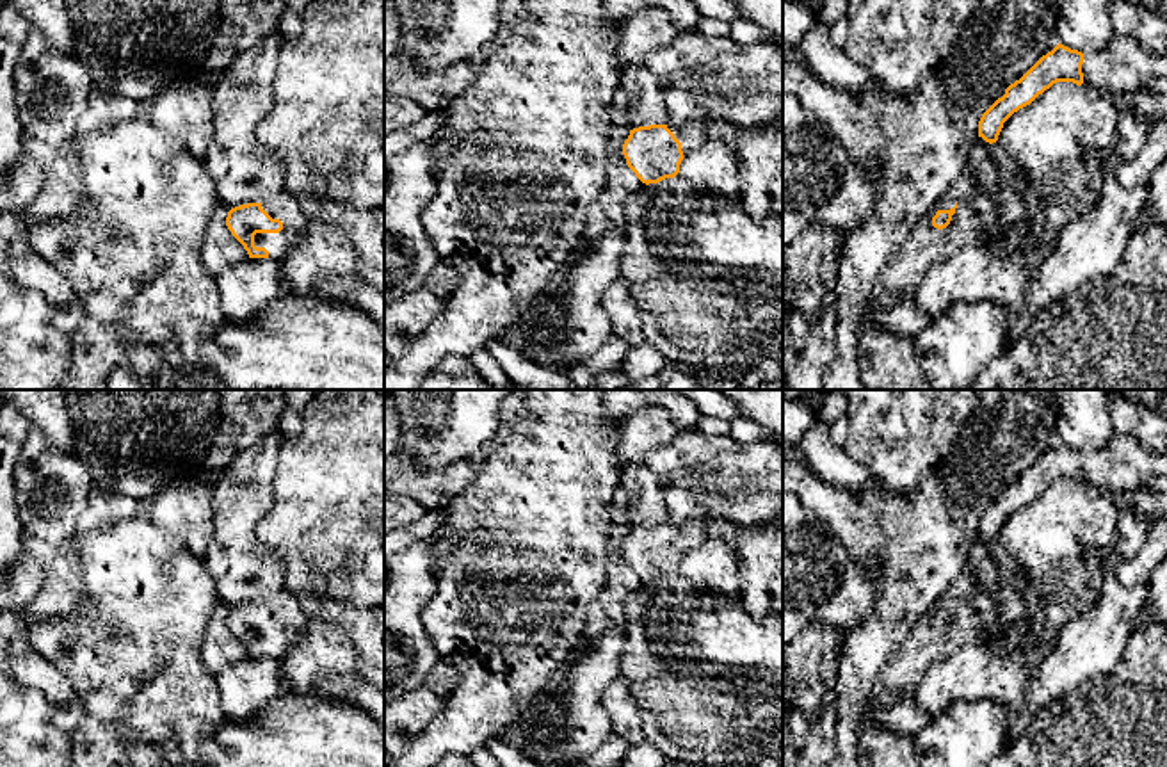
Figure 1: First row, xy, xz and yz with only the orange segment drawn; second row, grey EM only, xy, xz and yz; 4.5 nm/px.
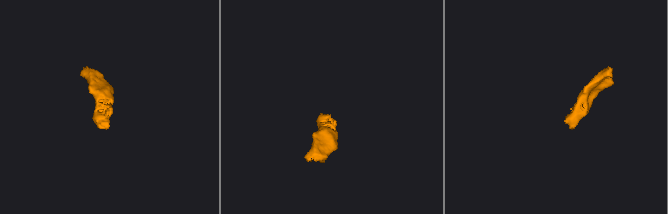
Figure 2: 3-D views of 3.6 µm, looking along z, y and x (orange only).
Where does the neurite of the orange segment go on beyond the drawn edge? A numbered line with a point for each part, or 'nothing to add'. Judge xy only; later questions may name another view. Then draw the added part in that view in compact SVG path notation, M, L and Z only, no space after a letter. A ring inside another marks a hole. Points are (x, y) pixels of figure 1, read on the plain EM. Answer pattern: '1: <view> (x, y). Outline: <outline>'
1: xy (281, 604). Outline: M279 589L269 598L262 600L262 607L283 621L279 632L256 632L254 644L269 650L269 658L281 662L290 651L292 642L304 632L306 614L290 591Z

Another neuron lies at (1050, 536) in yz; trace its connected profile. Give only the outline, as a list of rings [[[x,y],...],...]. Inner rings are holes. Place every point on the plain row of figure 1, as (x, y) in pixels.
[[[1057,480],[1003,521],[996,541],[1019,561],[1026,578],[1025,610],[1018,623],[1039,619],[1062,630],[1098,601],[1103,550],[1115,536],[1117,514],[1112,491]]]

